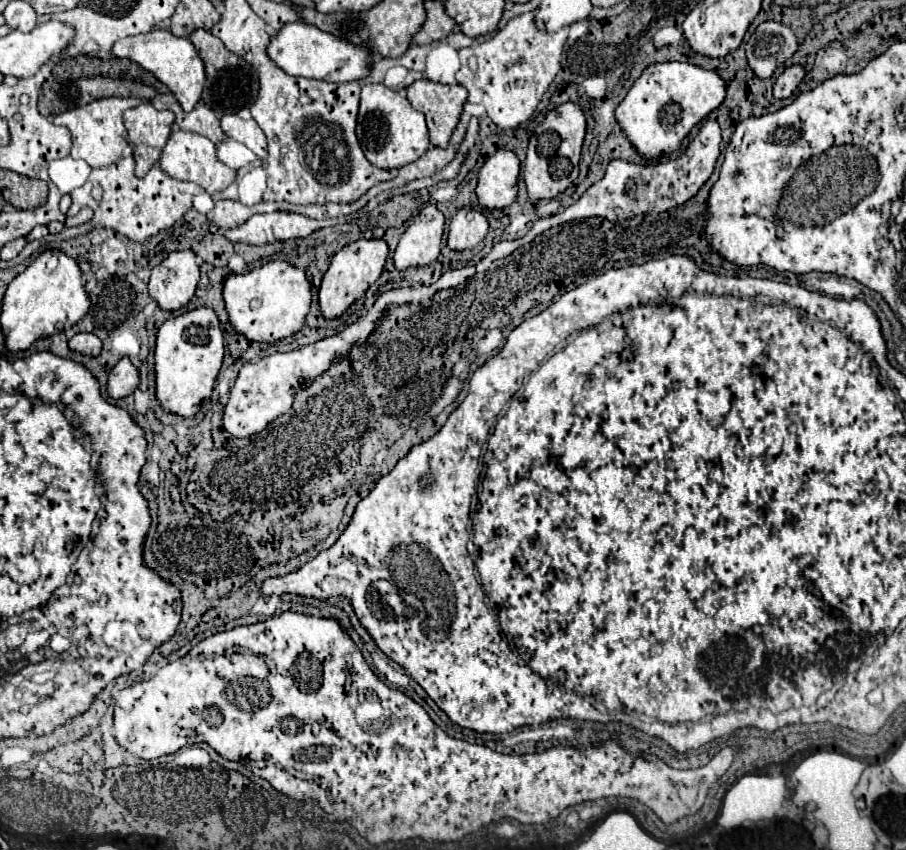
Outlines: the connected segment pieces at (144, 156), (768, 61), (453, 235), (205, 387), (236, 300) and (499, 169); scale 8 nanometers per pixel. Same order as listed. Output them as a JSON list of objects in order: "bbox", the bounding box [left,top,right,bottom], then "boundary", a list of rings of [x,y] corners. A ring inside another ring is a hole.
[{"bbox":[123,102,175,178],"boundary":[[[149,102],[125,110],[123,122],[129,132],[129,144],[137,162],[135,174],[139,178],[143,178],[151,170],[151,166],[159,162],[161,150],[171,134],[173,120],[175,114],[171,110],[159,112]]]},{"bbox":[747,22,797,78],"boundary":[[[761,22],[749,36],[747,44],[749,68],[759,78],[771,78],[773,72],[797,52],[797,38],[789,26],[779,22]]]},{"bbox":[447,208,487,250],"boundary":[[[461,208],[449,224],[449,238],[447,246],[451,250],[469,250],[475,248],[487,236],[487,218],[471,208]]]},{"bbox":[155,308,223,418],"boundary":[[[197,308],[167,320],[157,332],[155,346],[155,396],[165,412],[193,418],[205,398],[211,398],[223,362],[223,336],[217,314]]]},{"bbox":[223,262,311,342],"boundary":[[[267,262],[247,274],[229,274],[223,282],[223,300],[231,328],[255,342],[277,342],[301,330],[311,308],[311,286],[305,272],[287,262]]]},{"bbox":[475,150,519,210],"boundary":[[[497,150],[481,168],[475,188],[477,200],[483,208],[503,210],[517,198],[519,158],[515,152]]]}]

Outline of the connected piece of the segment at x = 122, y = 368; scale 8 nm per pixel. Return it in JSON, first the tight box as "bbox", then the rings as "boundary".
{"bbox":[107,358,139,400],"boundary":[[[129,358],[119,360],[119,364],[115,364],[109,372],[109,382],[107,382],[107,394],[113,400],[125,398],[129,394],[133,394],[139,386],[139,372],[137,368],[129,362]]]}

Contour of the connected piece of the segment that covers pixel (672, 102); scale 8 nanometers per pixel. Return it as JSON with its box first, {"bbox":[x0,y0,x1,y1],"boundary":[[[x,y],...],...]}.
{"bbox":[615,62,725,158],"boundary":[[[663,62],[643,70],[615,110],[615,118],[631,146],[643,158],[675,152],[691,128],[705,120],[725,100],[725,82],[711,70],[687,62]]]}

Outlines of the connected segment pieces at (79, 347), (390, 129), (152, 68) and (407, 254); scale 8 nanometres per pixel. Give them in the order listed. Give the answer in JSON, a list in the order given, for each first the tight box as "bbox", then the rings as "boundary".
[{"bbox":[69,332,101,356],"boundary":[[[81,332],[81,334],[75,334],[75,336],[69,340],[69,348],[75,350],[75,352],[79,352],[79,354],[99,356],[99,352],[101,352],[101,340],[99,340],[95,334]]]},{"bbox":[357,84,429,170],"boundary":[[[367,84],[361,92],[361,106],[357,118],[357,138],[363,146],[367,160],[383,170],[401,168],[419,160],[429,150],[429,134],[425,126],[425,116],[417,112],[405,96],[383,86]]]},{"bbox":[111,30,205,112],"boundary":[[[151,30],[147,34],[137,34],[137,36],[119,40],[111,52],[117,58],[135,60],[145,70],[155,74],[175,94],[175,98],[179,100],[185,112],[191,112],[199,102],[201,92],[205,88],[205,66],[189,38],[177,38],[169,30]]]},{"bbox":[393,204,445,270],"boundary":[[[427,204],[405,228],[393,254],[395,268],[407,270],[435,262],[441,250],[443,226],[445,216],[437,210],[437,206]]]}]

